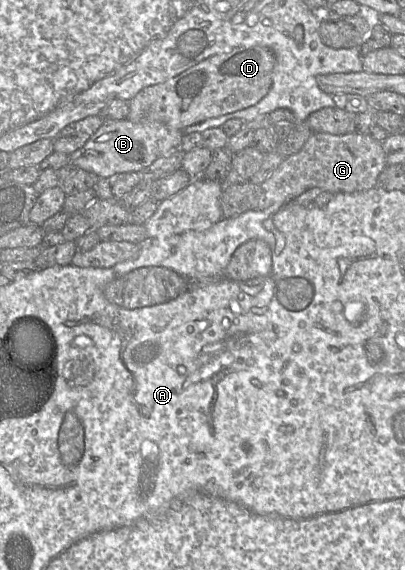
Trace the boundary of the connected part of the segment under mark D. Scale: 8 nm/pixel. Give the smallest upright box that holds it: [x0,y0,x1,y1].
[128,45,276,129]

